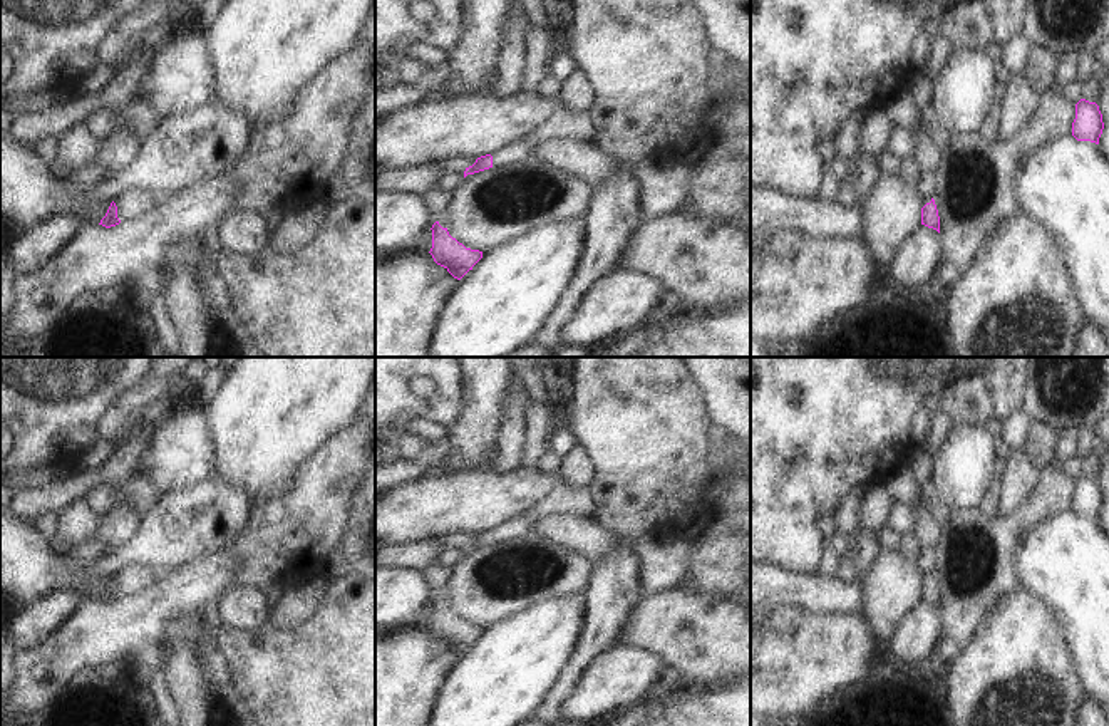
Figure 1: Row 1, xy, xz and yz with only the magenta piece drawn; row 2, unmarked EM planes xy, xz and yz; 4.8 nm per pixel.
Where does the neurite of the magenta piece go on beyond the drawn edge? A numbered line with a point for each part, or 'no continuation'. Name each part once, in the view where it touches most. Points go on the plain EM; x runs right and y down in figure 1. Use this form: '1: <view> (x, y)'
1: xy (131, 579)

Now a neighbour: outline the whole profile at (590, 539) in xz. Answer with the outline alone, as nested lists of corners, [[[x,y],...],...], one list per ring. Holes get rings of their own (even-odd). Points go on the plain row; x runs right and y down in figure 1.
[[[549,515],[533,523],[529,533],[578,552],[591,563],[622,547],[620,538],[598,521],[578,515]]]

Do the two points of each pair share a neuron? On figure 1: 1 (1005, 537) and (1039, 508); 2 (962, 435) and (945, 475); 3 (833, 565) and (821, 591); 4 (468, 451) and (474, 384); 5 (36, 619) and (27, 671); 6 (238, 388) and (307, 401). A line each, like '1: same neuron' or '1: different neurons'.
1: same neuron
2: same neuron
3: different neurons
4: same neuron
5: different neurons
6: same neuron

